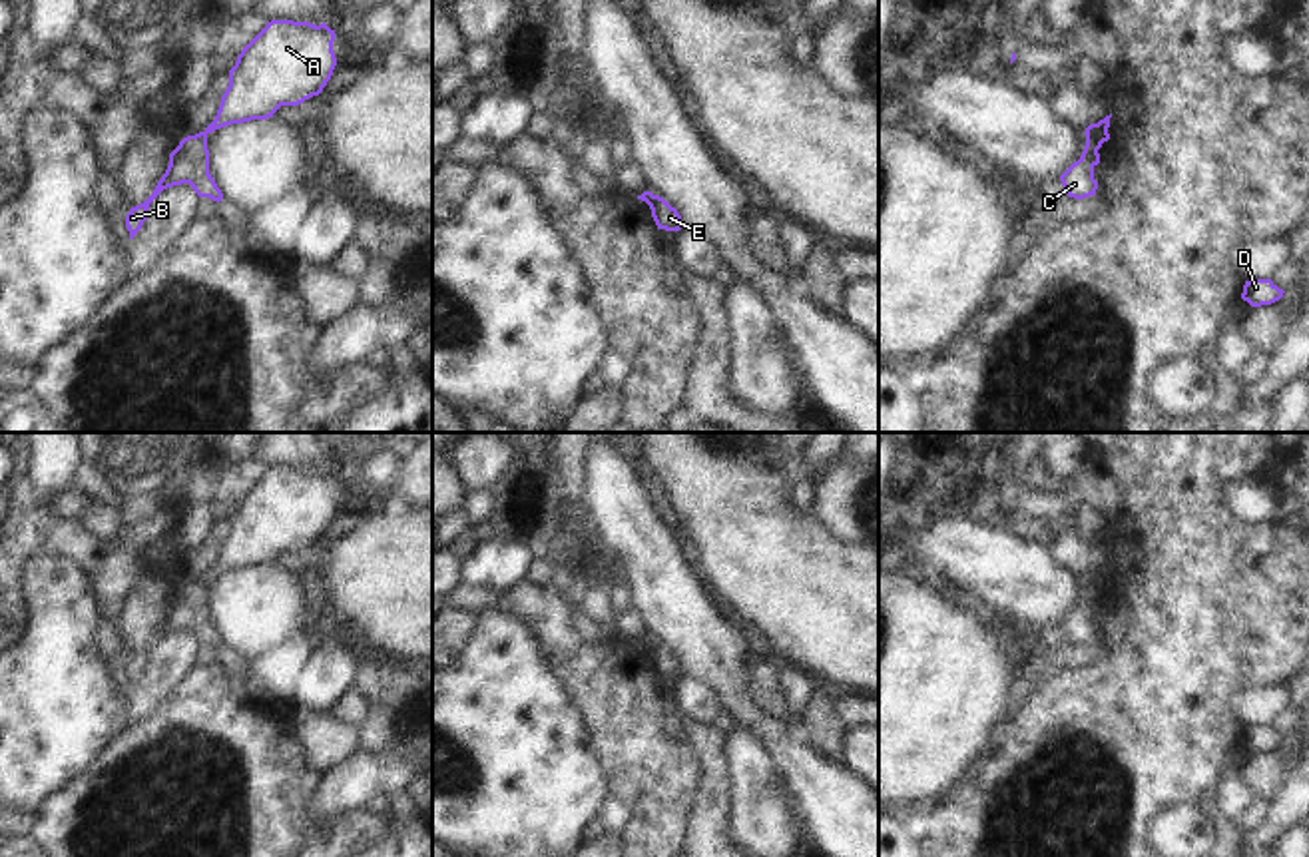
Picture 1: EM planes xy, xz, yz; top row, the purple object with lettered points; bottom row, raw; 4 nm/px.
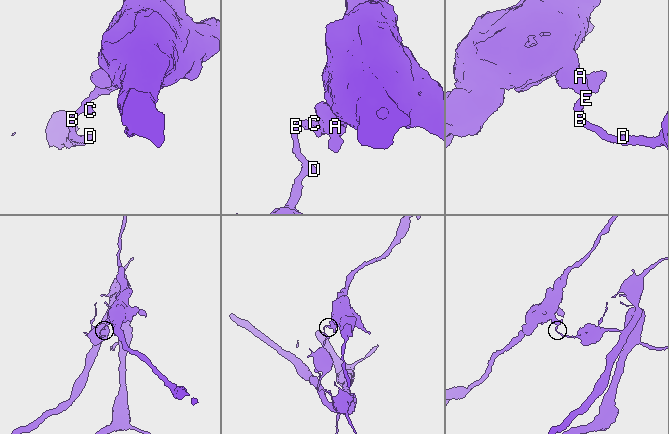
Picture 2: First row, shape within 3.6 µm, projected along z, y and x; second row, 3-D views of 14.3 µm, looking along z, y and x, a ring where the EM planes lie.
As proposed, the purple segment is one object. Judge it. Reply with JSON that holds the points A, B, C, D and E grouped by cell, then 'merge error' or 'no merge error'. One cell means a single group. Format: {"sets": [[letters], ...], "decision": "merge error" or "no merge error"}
{"sets": [["A", "E"], ["B", "C", "D"]], "decision": "merge error"}

